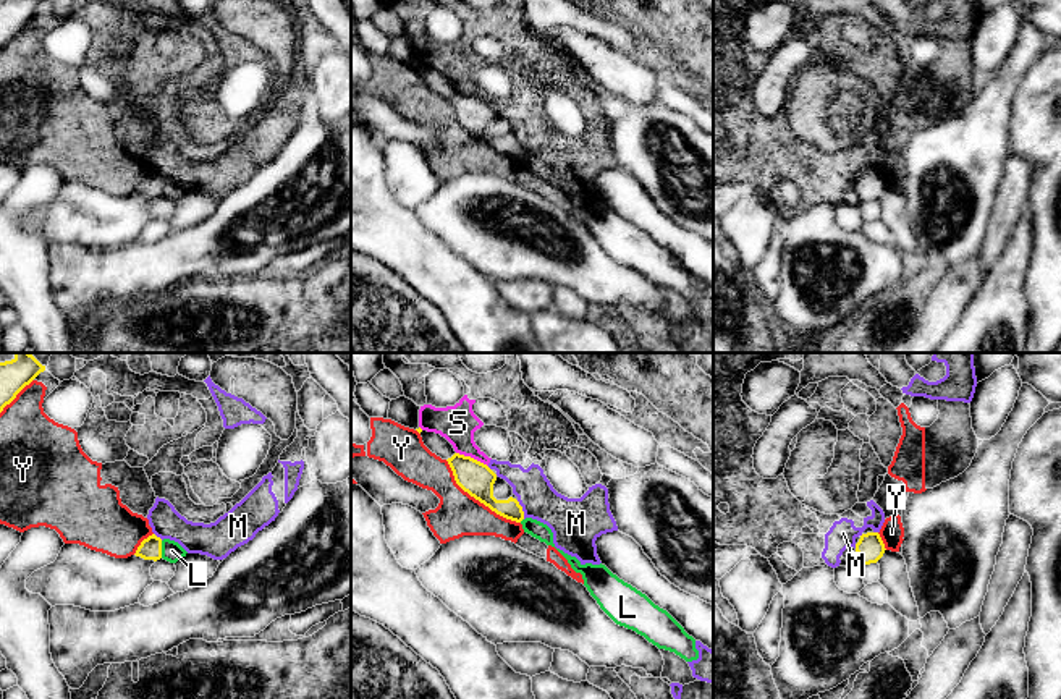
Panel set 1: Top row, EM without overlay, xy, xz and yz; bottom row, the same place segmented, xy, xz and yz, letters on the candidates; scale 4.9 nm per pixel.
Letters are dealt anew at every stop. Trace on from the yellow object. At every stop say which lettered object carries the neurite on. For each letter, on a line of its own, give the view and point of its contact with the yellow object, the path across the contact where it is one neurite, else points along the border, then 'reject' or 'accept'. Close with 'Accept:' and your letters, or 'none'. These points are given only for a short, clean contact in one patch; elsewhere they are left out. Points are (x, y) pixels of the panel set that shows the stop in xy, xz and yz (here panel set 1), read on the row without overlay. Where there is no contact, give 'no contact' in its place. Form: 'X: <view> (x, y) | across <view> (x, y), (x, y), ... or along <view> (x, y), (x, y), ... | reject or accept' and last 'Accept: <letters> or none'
L: xy (160, 186) | along xy (160, 178), (162, 194) | reject
M: xz (521, 148) | along xz (516, 138), (524, 156) | reject
S: xz (473, 96) | along xz (456, 89), (473, 94), (487, 104) | reject
Y: xz (477, 136) | reject
Accept: none

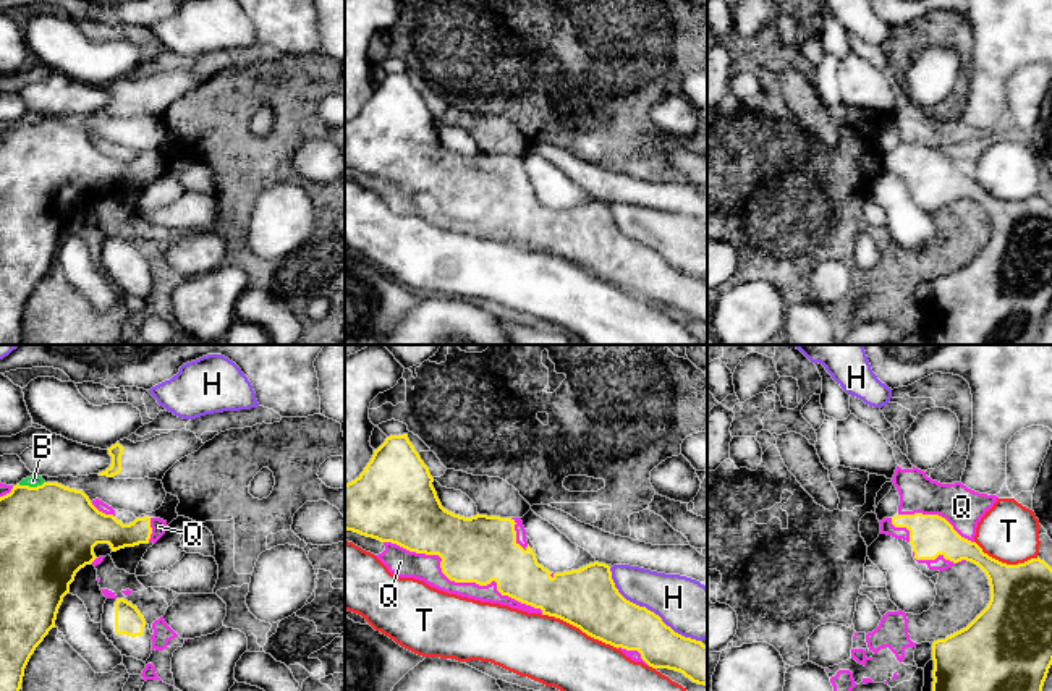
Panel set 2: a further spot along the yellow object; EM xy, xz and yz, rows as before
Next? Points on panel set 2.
B: xy (31, 125) | along xy (44, 118), (36, 123), (18, 122) | reject
H: xz (646, 246) | reject
Q: xz (462, 219) | reject
T: yz (1005, 201) | reject
Accept: none

